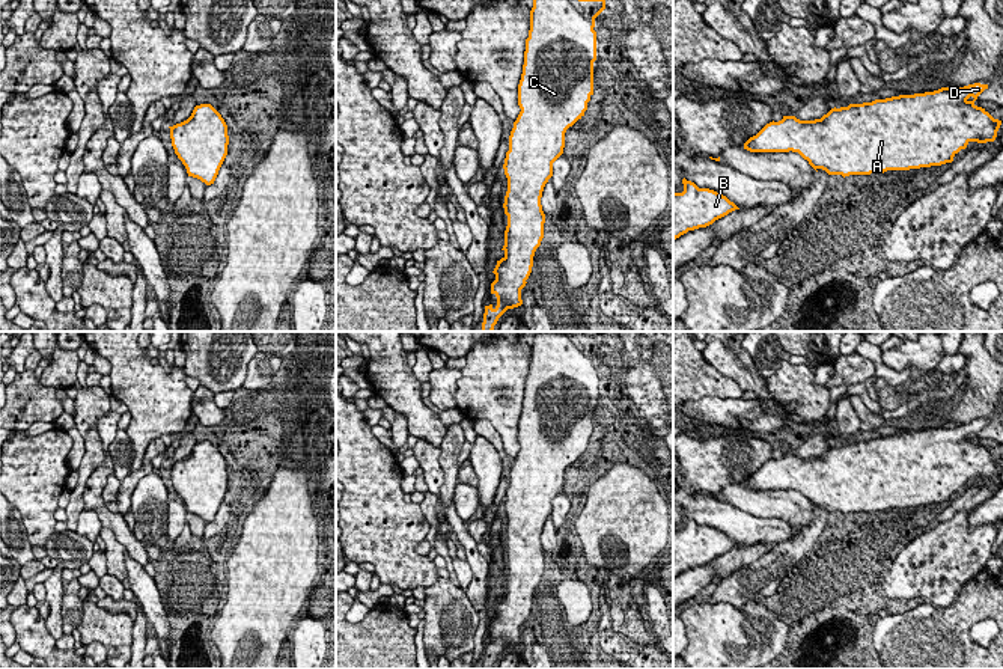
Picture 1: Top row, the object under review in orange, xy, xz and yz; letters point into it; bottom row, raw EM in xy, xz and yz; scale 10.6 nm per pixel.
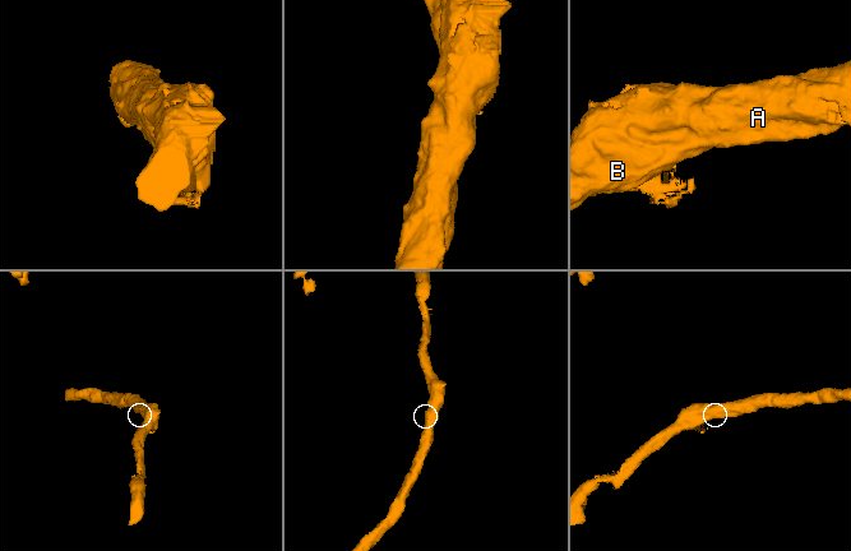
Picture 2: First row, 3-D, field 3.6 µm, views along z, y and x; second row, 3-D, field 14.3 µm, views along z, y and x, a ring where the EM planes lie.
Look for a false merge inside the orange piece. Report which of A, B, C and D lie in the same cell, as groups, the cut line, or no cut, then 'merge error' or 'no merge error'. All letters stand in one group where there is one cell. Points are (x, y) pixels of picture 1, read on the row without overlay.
A B C D; no cut; no merge error

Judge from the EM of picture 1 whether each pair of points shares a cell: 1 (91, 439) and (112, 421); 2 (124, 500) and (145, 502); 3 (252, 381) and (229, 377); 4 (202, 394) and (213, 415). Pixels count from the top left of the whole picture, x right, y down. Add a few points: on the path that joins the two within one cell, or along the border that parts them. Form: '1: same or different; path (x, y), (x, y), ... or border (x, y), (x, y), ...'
1: different; border (110, 410), (97, 422), (104, 458), (95, 467)
2: different; border (152, 472), (137, 484), (130, 510)
3: different; border (258, 351), (249, 363), (243, 383)
4: same; path (202, 400), (202, 407), (207, 412)

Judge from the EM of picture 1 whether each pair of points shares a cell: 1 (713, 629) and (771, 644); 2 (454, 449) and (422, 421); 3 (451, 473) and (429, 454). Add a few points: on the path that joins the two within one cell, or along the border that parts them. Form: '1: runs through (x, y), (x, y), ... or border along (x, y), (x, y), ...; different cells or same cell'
1: runs through (728, 644), (756, 644); same cell
2: border along (448, 427), (439, 446); different cells
3: border along (440, 448), (443, 485), (439, 497); different cells

